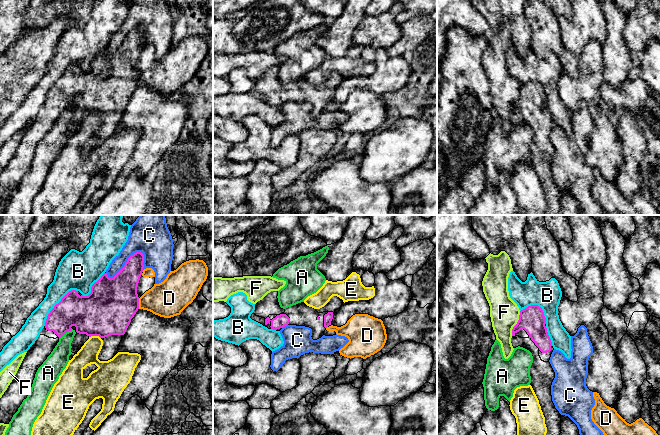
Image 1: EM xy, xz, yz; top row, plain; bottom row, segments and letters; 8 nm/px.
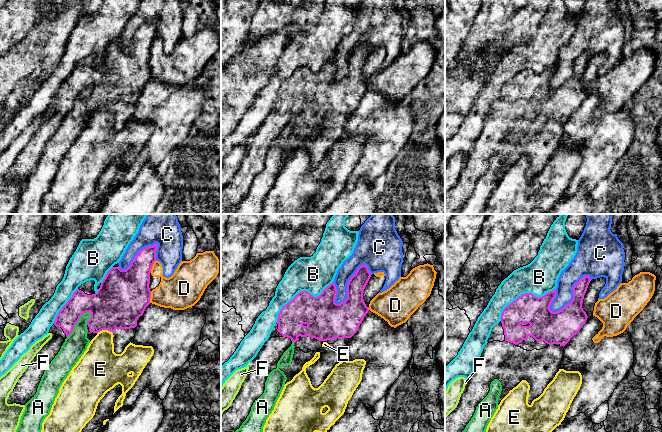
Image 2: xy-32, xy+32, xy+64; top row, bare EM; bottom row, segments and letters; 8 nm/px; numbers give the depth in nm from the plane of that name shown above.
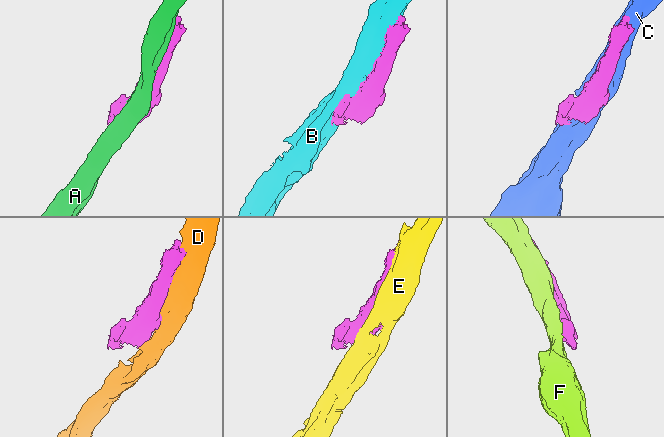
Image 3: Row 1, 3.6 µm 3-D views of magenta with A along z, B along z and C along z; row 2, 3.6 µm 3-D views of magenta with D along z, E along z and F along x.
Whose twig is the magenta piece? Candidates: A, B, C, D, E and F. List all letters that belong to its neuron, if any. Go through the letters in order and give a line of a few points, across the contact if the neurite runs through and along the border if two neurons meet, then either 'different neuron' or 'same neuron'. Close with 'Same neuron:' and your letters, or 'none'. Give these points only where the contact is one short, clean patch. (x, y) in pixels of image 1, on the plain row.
A: different neuron
B: different neuron
C: different neuron
D: different neuron
E: different neuron
F: yz (520, 87), (518, 97), (513, 103), (511, 111) | different neuron
Same neuron: none

